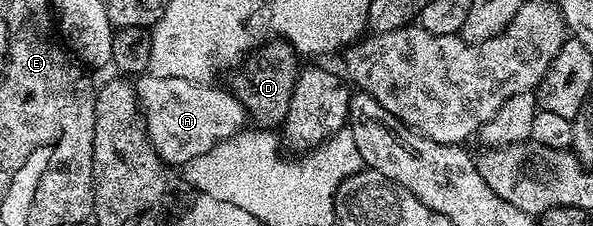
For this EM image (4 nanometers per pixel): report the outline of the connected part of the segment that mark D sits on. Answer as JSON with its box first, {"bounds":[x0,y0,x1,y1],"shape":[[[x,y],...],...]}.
{"bounds":[231,41,299,128],"shape":[[[270,41],[265,46],[257,48],[255,54],[244,64],[244,67],[245,71],[238,70],[236,72],[238,75],[233,79],[233,84],[231,84],[233,94],[245,107],[246,116],[252,122],[254,119],[261,126],[258,128],[280,128],[287,117],[287,109],[291,109],[291,93],[295,89],[299,70],[297,52],[284,41]]]}

